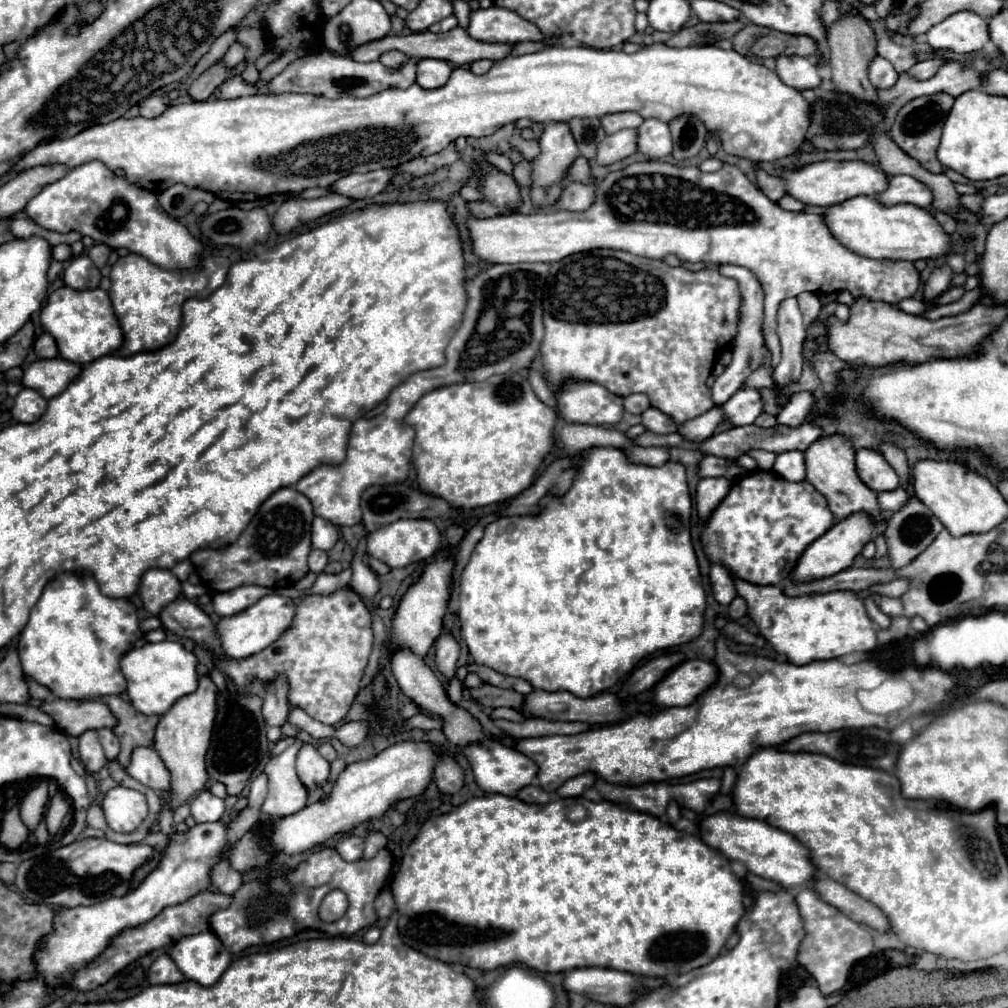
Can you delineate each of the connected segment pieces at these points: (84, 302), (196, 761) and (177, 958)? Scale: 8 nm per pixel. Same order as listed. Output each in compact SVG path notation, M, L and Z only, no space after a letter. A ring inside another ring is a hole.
M61 287L53 291L47 307L43 307L41 311L41 323L45 331L55 337L59 345L59 355L77 365L87 365L107 353L117 353L123 345L123 331L119 327L119 319L113 311L107 291L103 289L73 291L69 287Z
M209 675L199 677L199 687L191 695L181 697L173 703L173 707L161 715L157 731L155 731L155 751L171 769L171 791L167 795L167 807L177 809L183 805L191 795L199 793L207 785L207 771L205 771L205 753L211 741L213 723L217 717L217 687Z
M211 931L183 937L169 955L187 979L203 987L215 985L231 965L231 953Z

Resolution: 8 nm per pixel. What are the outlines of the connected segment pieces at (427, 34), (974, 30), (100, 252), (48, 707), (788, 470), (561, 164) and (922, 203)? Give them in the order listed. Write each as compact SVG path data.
M455 27L447 33L431 33L431 31L423 31L423 33L411 33L411 35L399 35L399 37L383 37L379 41L371 41L371 45L361 45L359 49L355 49L355 53L351 53L353 60L359 62L379 61L379 57L387 51L401 51L408 57L418 59L435 58L449 61L453 65L469 65L477 59L491 59L491 61L499 61L505 59L509 55L509 51L513 49L513 45L487 45L483 41L475 41L467 35L467 31L463 27Z
M959 11L943 19L941 23L933 25L925 41L931 45L931 49L949 49L955 53L971 53L983 49L983 45L989 41L987 31L987 19L979 17L971 11Z
M99 243L99 245L93 245L93 247L87 251L89 259L95 263L95 267L97 267L97 269L101 269L103 265L107 265L109 253L111 253L111 247L107 247L107 245L103 245L103 243Z
M53 699L41 705L45 713L55 719L59 731L69 733L71 737L79 737L87 729L113 729L117 725L117 717L111 713L109 705L101 699L97 701L65 701Z
M785 451L779 453L773 465L773 471L787 481L803 481L805 479L805 465L801 451Z
M561 121L547 123L543 127L543 135L541 135L539 147L541 147L541 153L531 163L533 165L531 199L533 199L535 207L545 209L545 207L551 207L557 201L557 197L561 193L561 183L563 183L563 169L567 169L567 165L571 165L571 161L575 161L575 157L579 157L579 149L575 145L575 139L573 139L569 123L561 123Z
M897 175L889 177L889 187L877 197L885 207L909 203L917 207L929 207L933 201L931 191L917 179L909 175Z

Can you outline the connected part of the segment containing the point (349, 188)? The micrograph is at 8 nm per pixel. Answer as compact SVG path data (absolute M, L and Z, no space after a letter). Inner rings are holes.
M379 169L371 173L351 173L343 177L343 181L337 181L331 185L333 193L343 193L353 199L365 199L365 197L375 197L381 193L389 179L395 175L395 169Z

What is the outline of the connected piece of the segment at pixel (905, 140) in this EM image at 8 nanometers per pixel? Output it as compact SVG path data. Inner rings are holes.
M945 93L917 97L915 101L909 101L907 105L903 105L903 109L899 109L897 119L889 131L893 141L931 173L941 173L941 169L943 169L943 165L937 159L937 147L939 147L939 139L941 139L941 129L945 125L945 119L947 119L951 107L953 107L953 101L955 99Z

